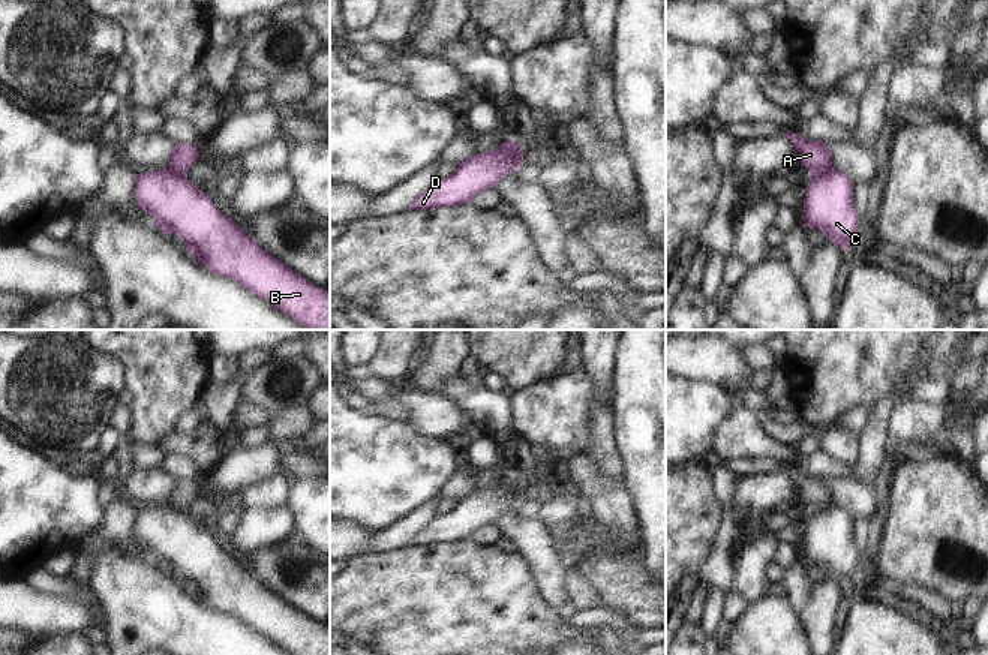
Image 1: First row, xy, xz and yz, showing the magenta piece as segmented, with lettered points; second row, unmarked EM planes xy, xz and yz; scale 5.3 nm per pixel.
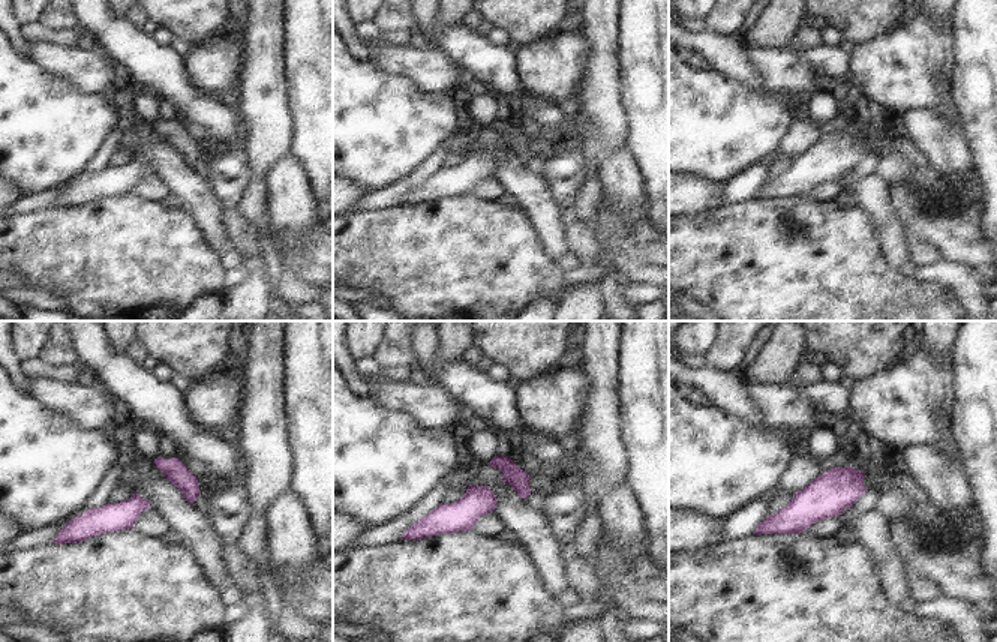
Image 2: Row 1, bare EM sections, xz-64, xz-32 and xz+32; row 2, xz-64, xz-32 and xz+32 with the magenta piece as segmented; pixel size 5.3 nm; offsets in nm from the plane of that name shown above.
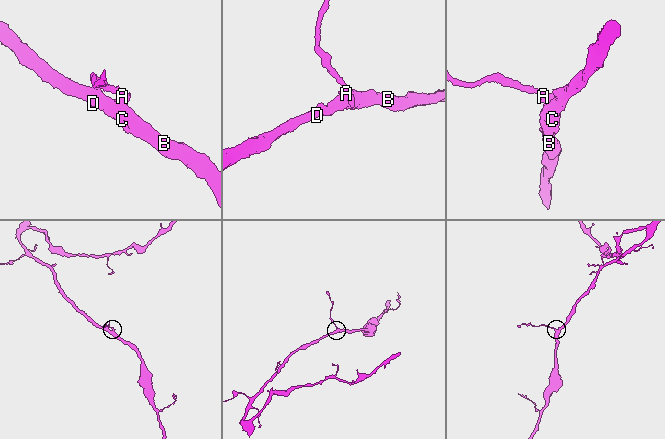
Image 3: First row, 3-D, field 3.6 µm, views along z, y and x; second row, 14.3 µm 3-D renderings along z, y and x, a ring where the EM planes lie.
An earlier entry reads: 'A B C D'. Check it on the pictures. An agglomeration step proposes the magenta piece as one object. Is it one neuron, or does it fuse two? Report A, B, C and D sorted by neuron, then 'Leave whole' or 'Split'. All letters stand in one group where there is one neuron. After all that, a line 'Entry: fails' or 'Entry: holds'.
Groups: A / B C D. Split.
Entry: fails

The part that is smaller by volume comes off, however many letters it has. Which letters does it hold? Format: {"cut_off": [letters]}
{"cut_off": ["A"]}

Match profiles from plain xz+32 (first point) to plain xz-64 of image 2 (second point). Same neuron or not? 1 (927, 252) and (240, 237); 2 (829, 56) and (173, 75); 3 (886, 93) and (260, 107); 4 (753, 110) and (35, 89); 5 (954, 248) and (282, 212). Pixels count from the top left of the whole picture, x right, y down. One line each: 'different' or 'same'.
1: same
2: same
3: different
4: same
5: different

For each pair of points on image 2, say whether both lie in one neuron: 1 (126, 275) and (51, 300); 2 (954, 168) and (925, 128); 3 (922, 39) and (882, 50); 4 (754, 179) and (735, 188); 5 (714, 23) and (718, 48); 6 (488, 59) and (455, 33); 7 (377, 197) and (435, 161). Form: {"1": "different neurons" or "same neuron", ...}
{"1": "different neurons", "2": "same neuron", "3": "same neuron", "4": "same neuron", "5": "different neurons", "6": "same neuron", "7": "same neuron"}

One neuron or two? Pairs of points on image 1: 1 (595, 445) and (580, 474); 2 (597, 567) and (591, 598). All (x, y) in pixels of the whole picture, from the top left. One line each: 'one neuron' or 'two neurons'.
1: two neurons
2: two neurons

